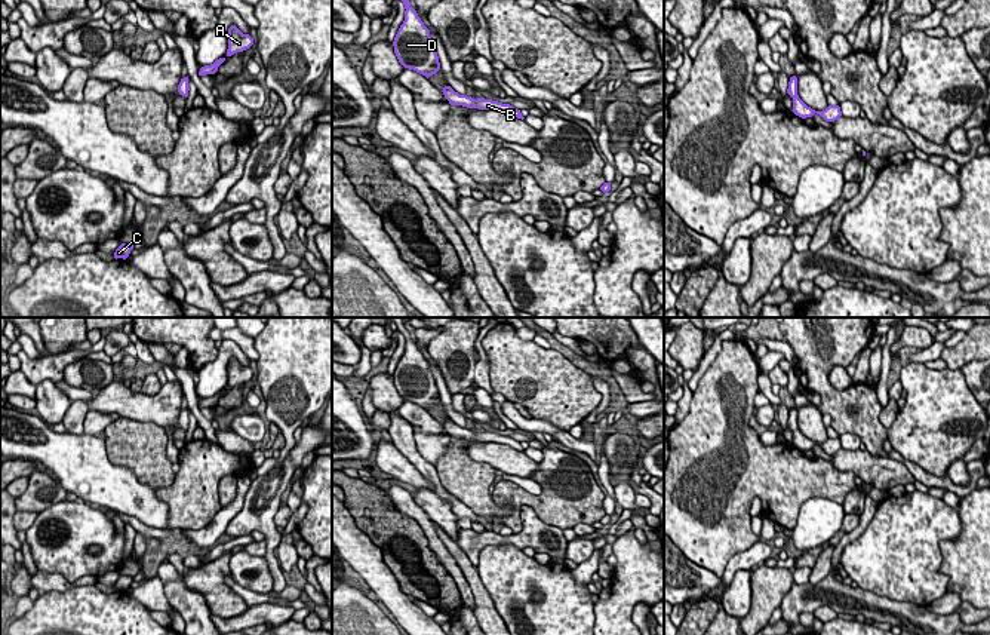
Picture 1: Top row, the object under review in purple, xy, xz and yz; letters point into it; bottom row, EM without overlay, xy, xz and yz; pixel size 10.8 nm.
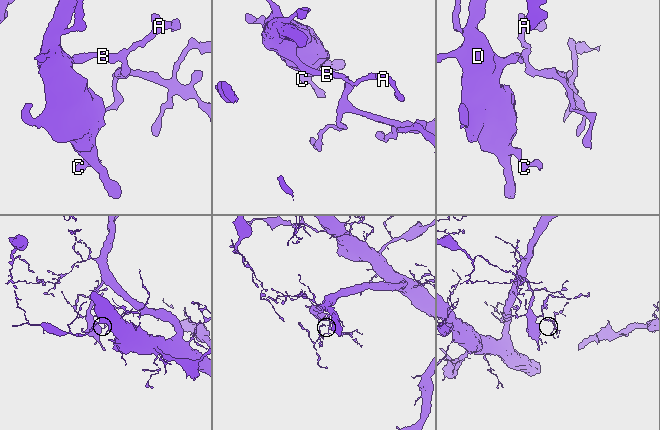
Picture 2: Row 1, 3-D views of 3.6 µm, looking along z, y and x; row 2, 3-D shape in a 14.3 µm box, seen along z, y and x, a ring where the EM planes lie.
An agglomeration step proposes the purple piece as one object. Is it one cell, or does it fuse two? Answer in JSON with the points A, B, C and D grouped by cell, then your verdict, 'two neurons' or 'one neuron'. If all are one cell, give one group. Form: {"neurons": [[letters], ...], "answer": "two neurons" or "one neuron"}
{"neurons": [["A", "B", "C", "D"]], "answer": "one neuron"}

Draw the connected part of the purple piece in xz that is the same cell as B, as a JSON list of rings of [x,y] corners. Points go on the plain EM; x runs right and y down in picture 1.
[[[445,418],[442,424],[451,438],[462,438],[467,441],[479,441],[479,442],[499,442],[499,444],[507,444],[517,451],[522,451],[522,453],[525,451],[520,442],[514,441],[510,436],[502,436],[502,435],[485,432],[485,430],[474,432],[467,427],[459,427],[451,418]]]

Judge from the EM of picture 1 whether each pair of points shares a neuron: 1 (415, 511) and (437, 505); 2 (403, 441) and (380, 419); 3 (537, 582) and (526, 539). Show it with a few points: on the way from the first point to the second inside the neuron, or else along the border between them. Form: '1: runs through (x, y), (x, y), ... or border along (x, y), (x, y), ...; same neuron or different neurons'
1: border along (412, 497), (436, 524); different neurons
2: border along (390, 413), (390, 425), (386, 429); different neurons
3: border along (488, 545), (515, 545), (522, 551); different neurons

